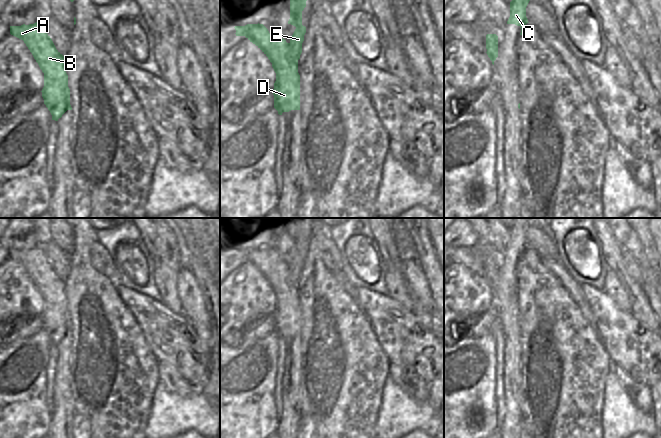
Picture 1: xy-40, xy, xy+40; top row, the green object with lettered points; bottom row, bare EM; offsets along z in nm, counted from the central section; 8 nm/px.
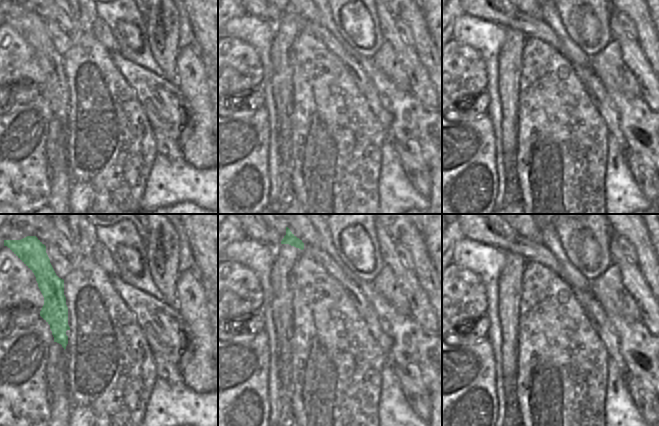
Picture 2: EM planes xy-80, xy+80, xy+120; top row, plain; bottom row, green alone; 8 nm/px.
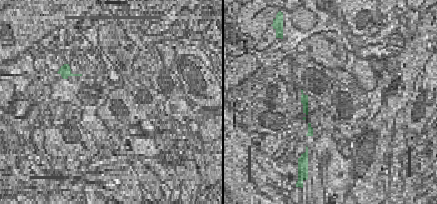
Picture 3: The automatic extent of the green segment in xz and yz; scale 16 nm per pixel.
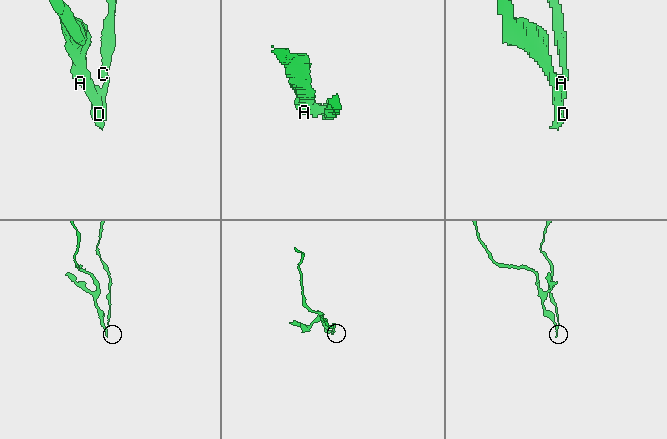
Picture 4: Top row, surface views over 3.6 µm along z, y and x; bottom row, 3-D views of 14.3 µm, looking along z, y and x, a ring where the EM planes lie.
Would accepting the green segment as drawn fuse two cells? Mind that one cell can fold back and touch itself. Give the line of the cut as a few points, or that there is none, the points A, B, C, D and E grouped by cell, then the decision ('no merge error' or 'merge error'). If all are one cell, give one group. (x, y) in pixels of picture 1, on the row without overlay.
cut xy (288, 267), (288, 278), (297, 284); groups A B D / C E; merge error

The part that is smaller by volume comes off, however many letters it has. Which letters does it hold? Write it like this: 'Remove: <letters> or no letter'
Remove: C, E

